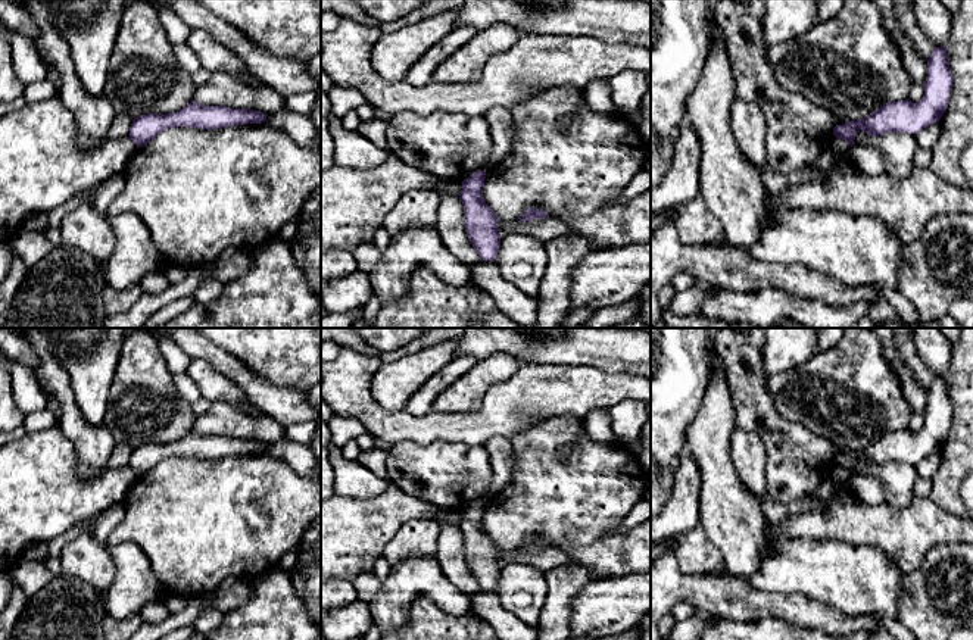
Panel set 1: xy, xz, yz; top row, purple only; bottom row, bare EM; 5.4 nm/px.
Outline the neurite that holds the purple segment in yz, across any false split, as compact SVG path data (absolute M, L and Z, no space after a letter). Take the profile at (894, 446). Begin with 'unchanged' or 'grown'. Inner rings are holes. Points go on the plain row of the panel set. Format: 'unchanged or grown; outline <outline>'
unchanged; outline M945 375L933 377L927 388L927 405L923 416L924 424L917 433L910 428L888 431L864 449L836 455L833 465L852 477L858 459L870 466L889 462L917 463L923 458L939 452L948 438L952 418L952 403Z

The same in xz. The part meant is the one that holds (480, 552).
unchanged; outline M486 500L474 502L465 508L459 530L464 536L464 556L475 583L483 590L493 591L500 575L498 558L500 547L483 527L484 509Z

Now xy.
unchanged; outline M190 431L174 443L146 443L132 449L130 468L138 477L152 471L158 463L175 456L219 459L243 453L262 453L266 446L261 440L206 435Z

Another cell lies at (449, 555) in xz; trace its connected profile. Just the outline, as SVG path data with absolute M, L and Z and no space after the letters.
M440 522L439 549L436 559L445 577L464 594L471 596L483 590L480 587L464 556L464 536L459 525Z

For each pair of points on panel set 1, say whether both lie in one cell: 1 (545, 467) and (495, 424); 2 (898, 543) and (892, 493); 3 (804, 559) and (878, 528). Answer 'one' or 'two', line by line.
1: two
2: two
3: two

